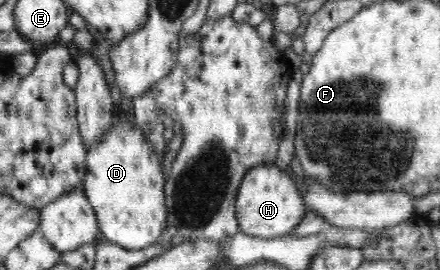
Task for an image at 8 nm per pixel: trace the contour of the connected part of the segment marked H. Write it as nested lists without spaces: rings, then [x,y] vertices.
[[[276,165],[251,167],[237,191],[236,217],[241,231],[249,236],[274,239],[290,235],[307,214],[308,207],[301,198],[292,174],[285,173]]]

